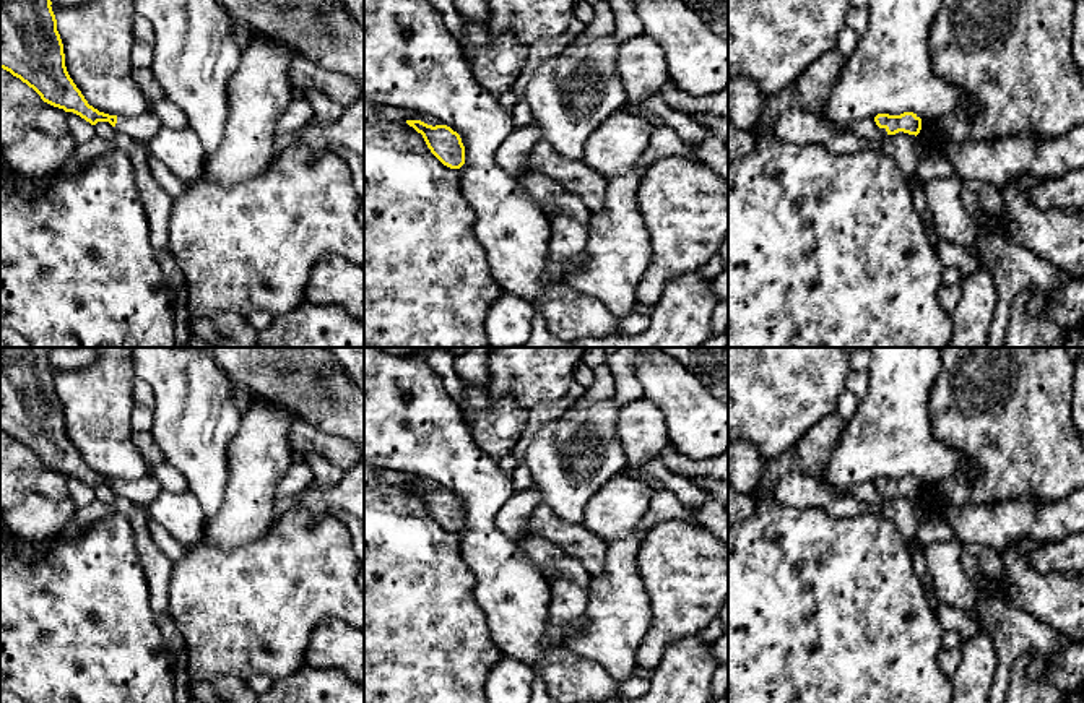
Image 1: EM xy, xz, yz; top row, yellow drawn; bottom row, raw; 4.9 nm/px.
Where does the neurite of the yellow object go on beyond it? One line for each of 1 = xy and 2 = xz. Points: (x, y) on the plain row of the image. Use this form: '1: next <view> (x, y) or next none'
1: next xy (143, 491)
2: next none

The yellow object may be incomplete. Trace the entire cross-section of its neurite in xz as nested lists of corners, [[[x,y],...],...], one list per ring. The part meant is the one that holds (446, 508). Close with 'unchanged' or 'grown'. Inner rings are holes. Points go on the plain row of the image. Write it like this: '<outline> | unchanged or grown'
[[[406,484],[423,498],[431,516],[447,531],[460,533],[465,528],[465,510],[457,495],[447,489],[427,489],[421,484]]] | unchanged

